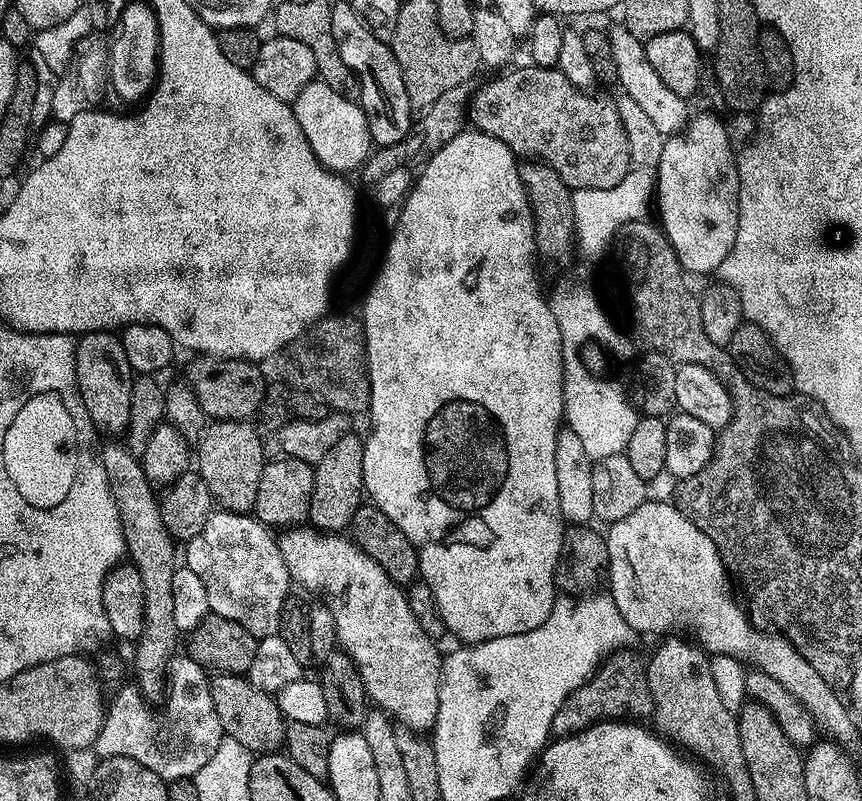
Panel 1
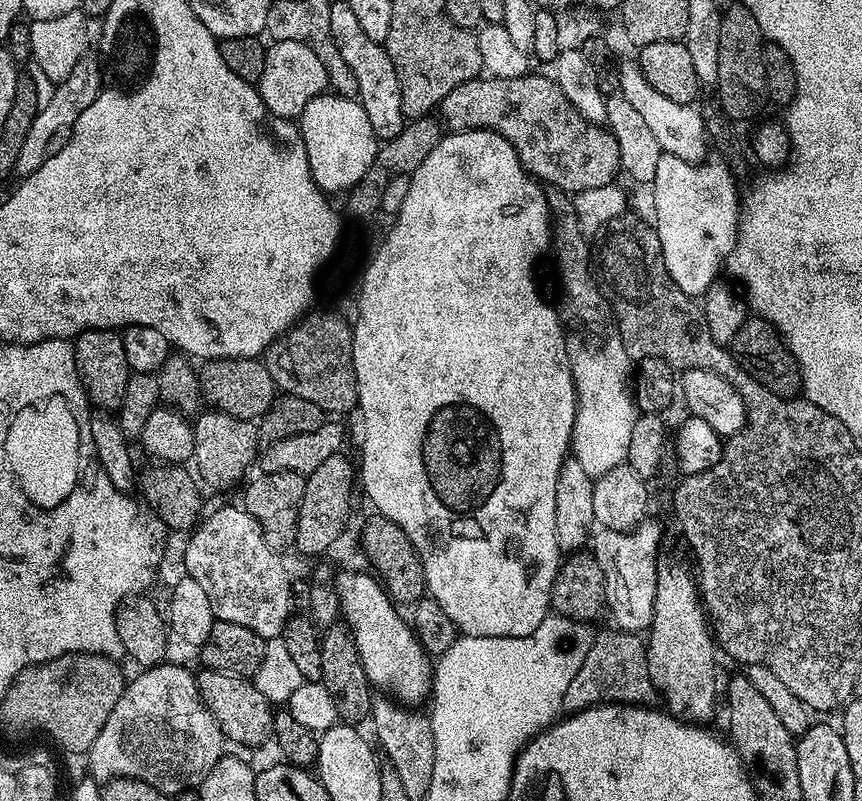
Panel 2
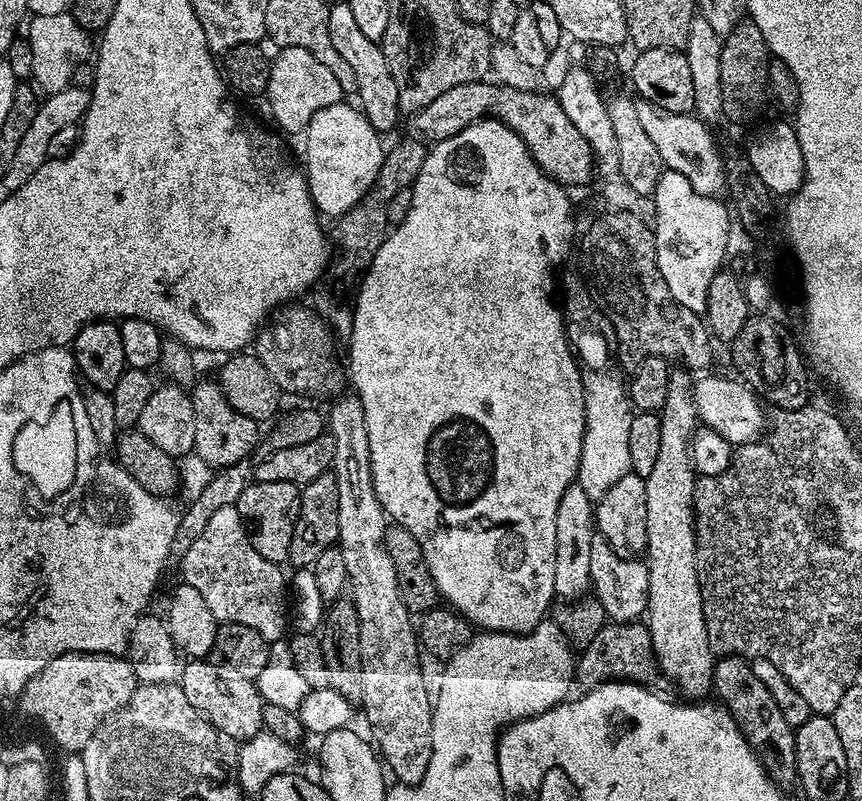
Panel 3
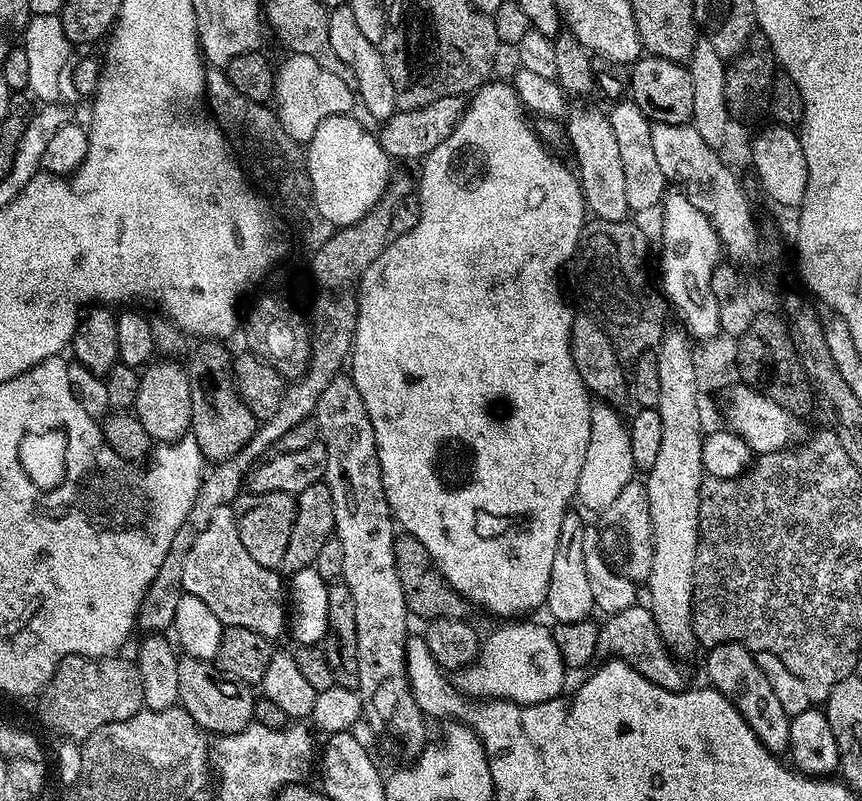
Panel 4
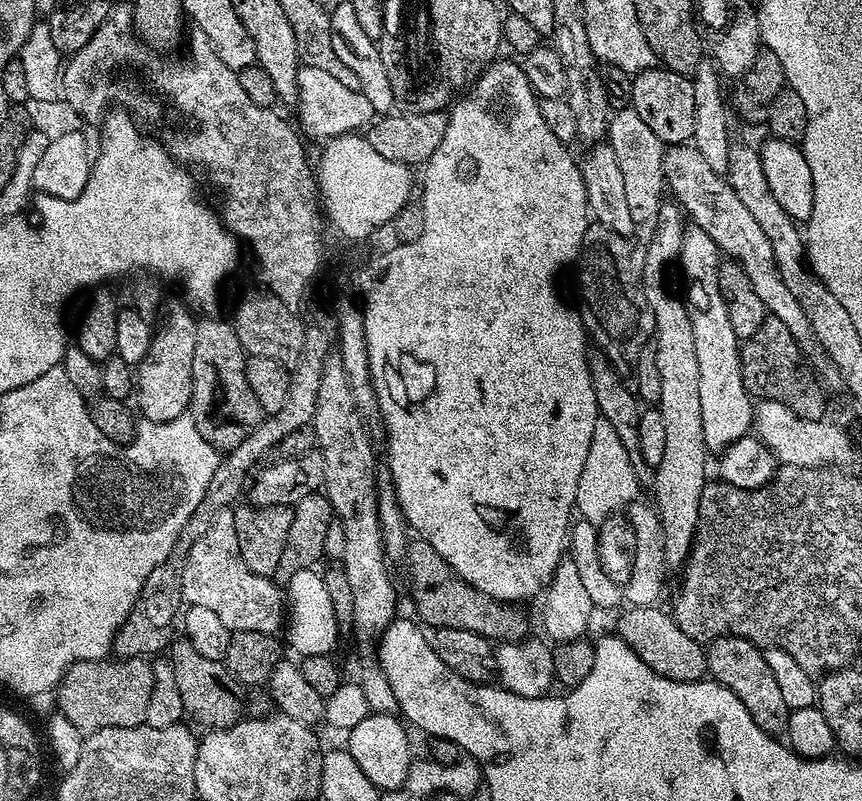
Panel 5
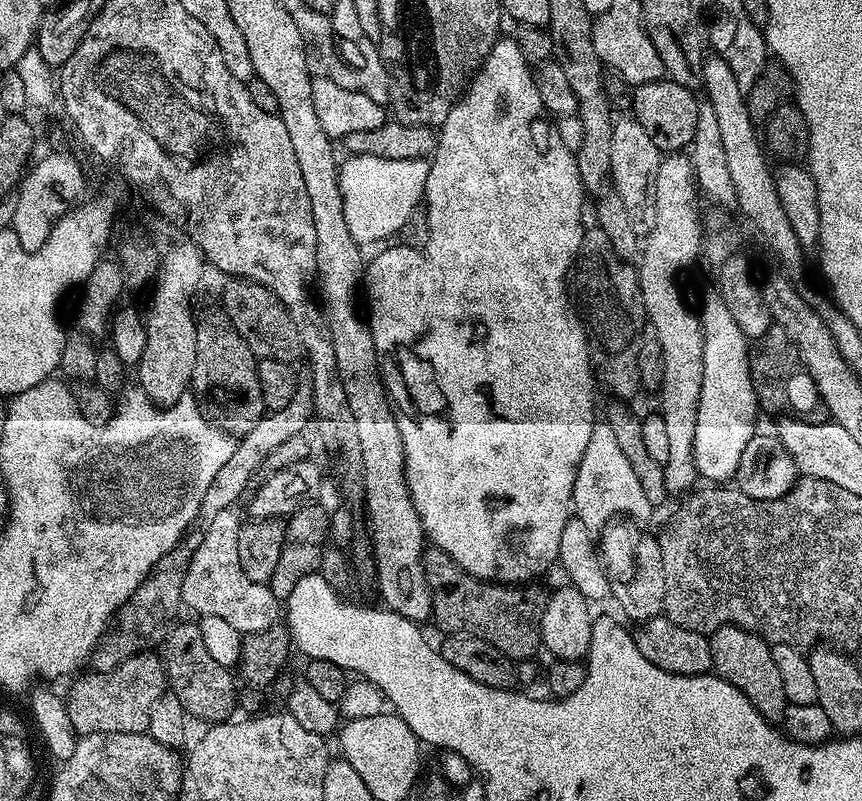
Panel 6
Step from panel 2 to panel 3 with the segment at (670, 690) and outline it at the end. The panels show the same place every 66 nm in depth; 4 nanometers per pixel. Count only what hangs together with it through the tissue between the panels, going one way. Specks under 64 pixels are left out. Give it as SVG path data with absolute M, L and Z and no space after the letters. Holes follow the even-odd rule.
M684 370L673 371L670 378L670 390L666 394L666 406L662 406L662 410L658 414L660 417L660 425L662 426L662 442L660 450L658 450L658 458L654 461L654 470L650 470L650 474L644 477L644 485L646 486L646 534L648 535L648 546L646 549L646 563L648 565L648 610L646 613L646 623L648 633L652 639L654 646L654 654L658 666L664 672L664 676L670 681L678 691L681 697L687 698L689 701L696 702L707 692L713 691L712 687L712 665L714 663L714 653L710 642L706 638L706 618L702 610L702 590L700 589L700 576L696 572L696 513L692 511L692 503L694 502L694 490L696 489L696 481L698 479L696 471L692 468L692 439L698 427L698 419L695 410L695 402L692 397L693 377L688 377L689 373Z

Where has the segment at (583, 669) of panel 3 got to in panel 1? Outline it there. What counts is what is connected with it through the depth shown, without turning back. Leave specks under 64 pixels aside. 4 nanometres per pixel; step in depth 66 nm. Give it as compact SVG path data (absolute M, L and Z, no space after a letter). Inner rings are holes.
M621 650L613 652L590 679L571 692L562 706L558 706L558 714L552 719L552 736L573 736L603 720L648 722L653 719L655 711L645 661L639 660L632 650Z

